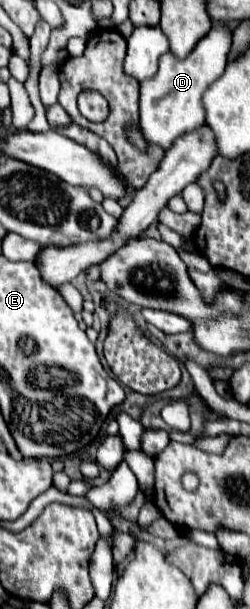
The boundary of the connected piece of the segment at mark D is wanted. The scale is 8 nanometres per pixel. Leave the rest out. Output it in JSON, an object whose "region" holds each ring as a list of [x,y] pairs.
{"region":[[[212,27],[210,33],[198,41],[186,59],[176,59],[174,55],[164,53],[154,79],[140,83],[140,131],[146,143],[168,151],[178,137],[198,129],[204,123],[202,93],[226,69],[230,35],[232,31],[226,27]]]}

